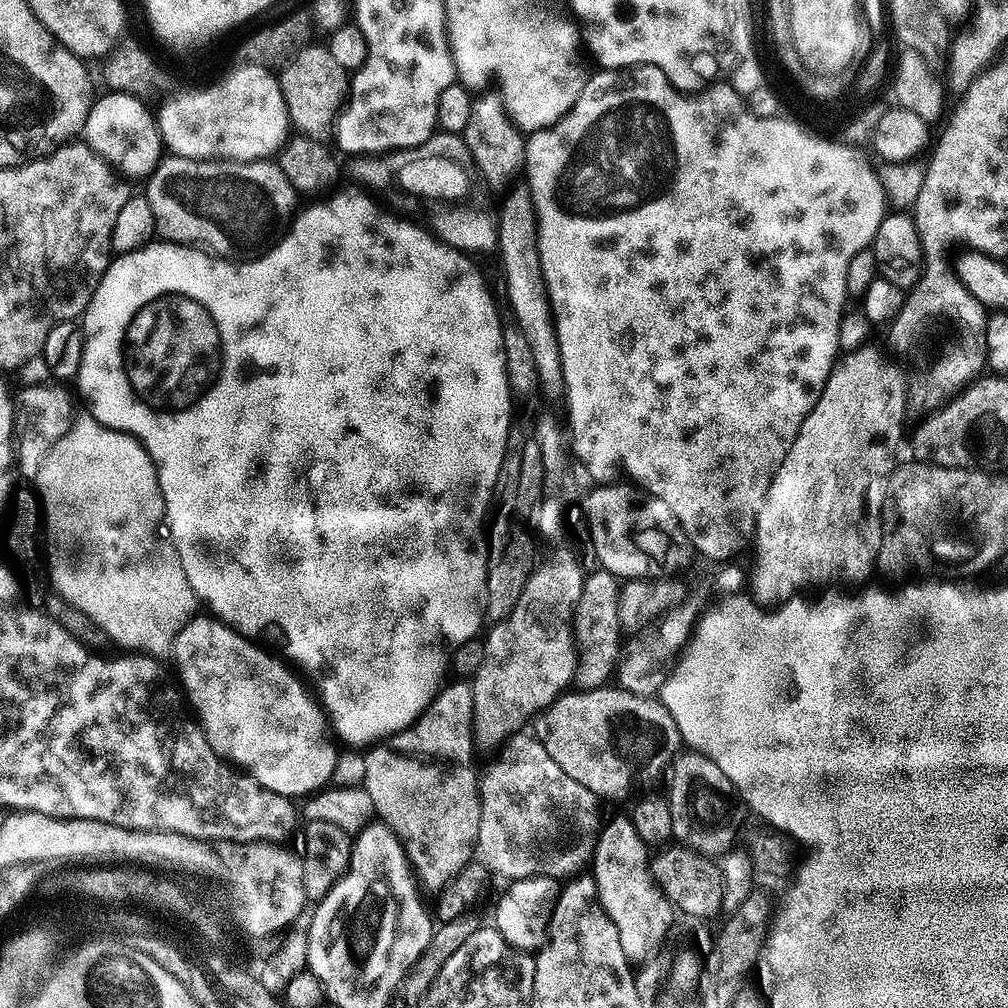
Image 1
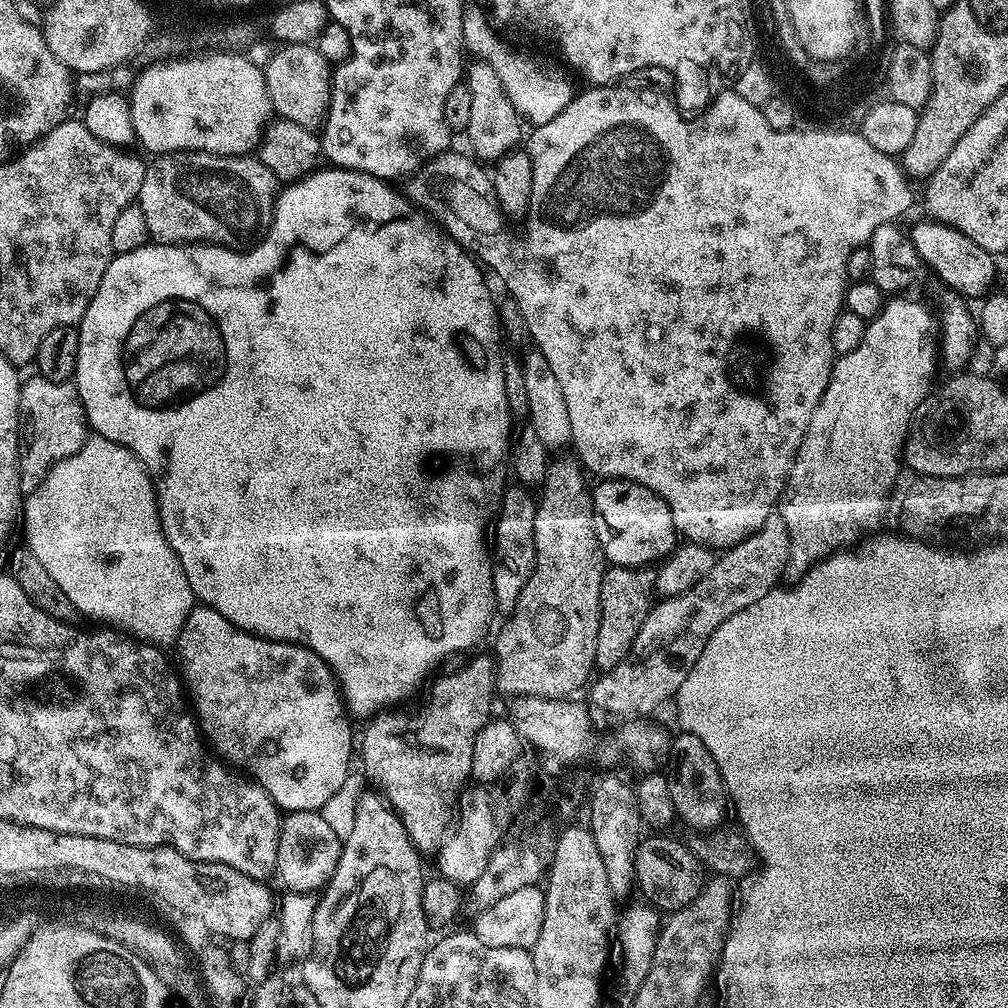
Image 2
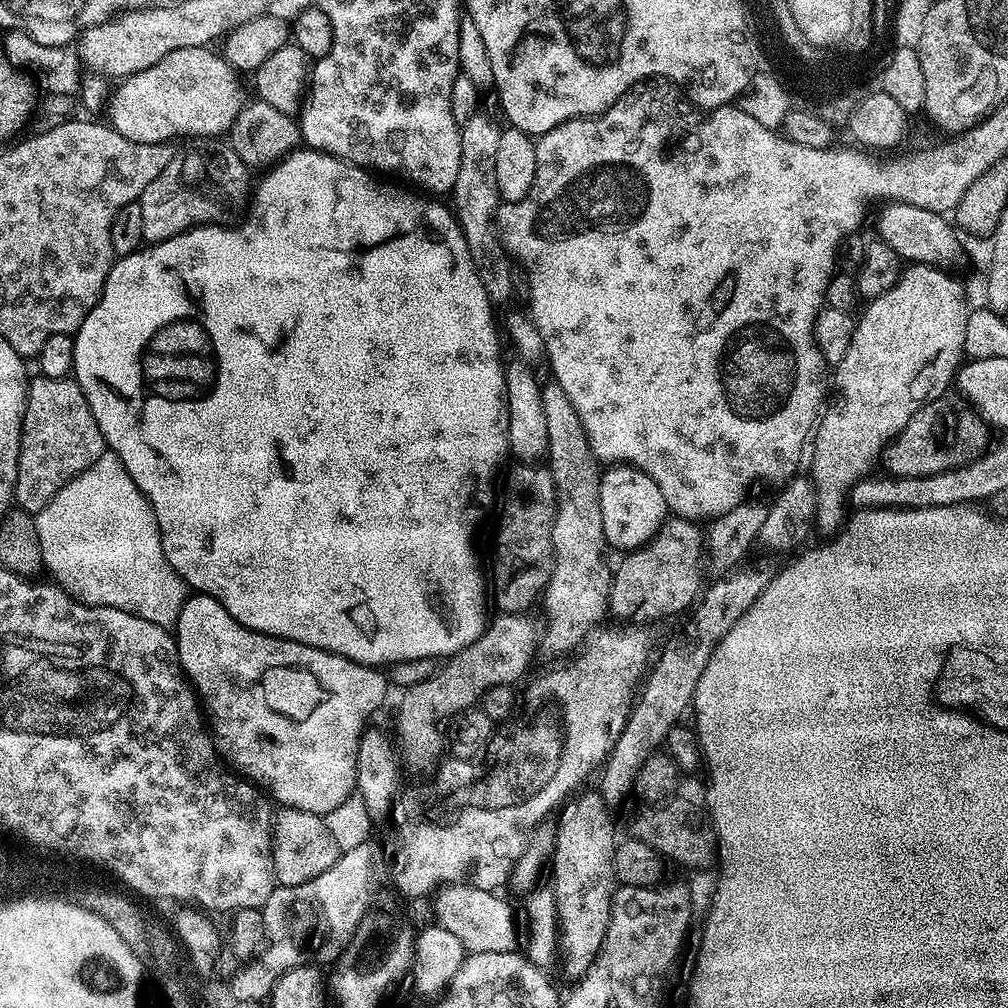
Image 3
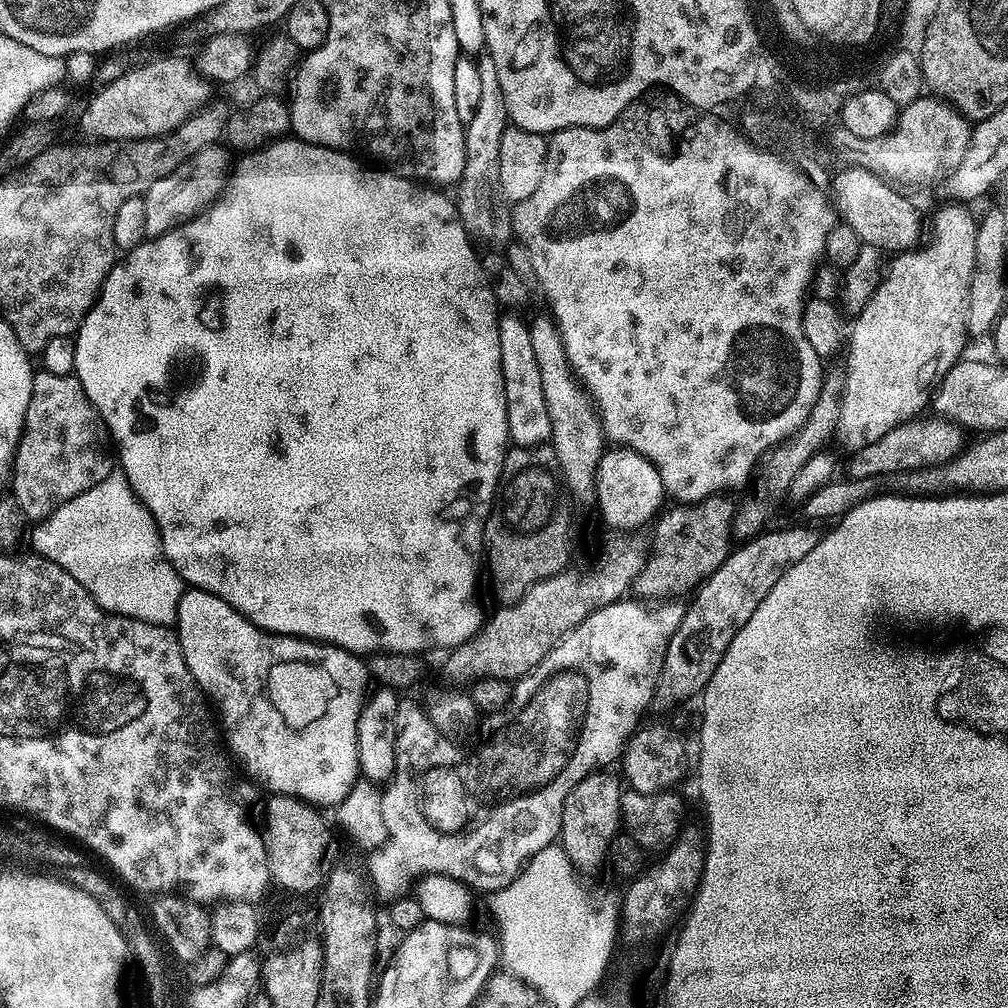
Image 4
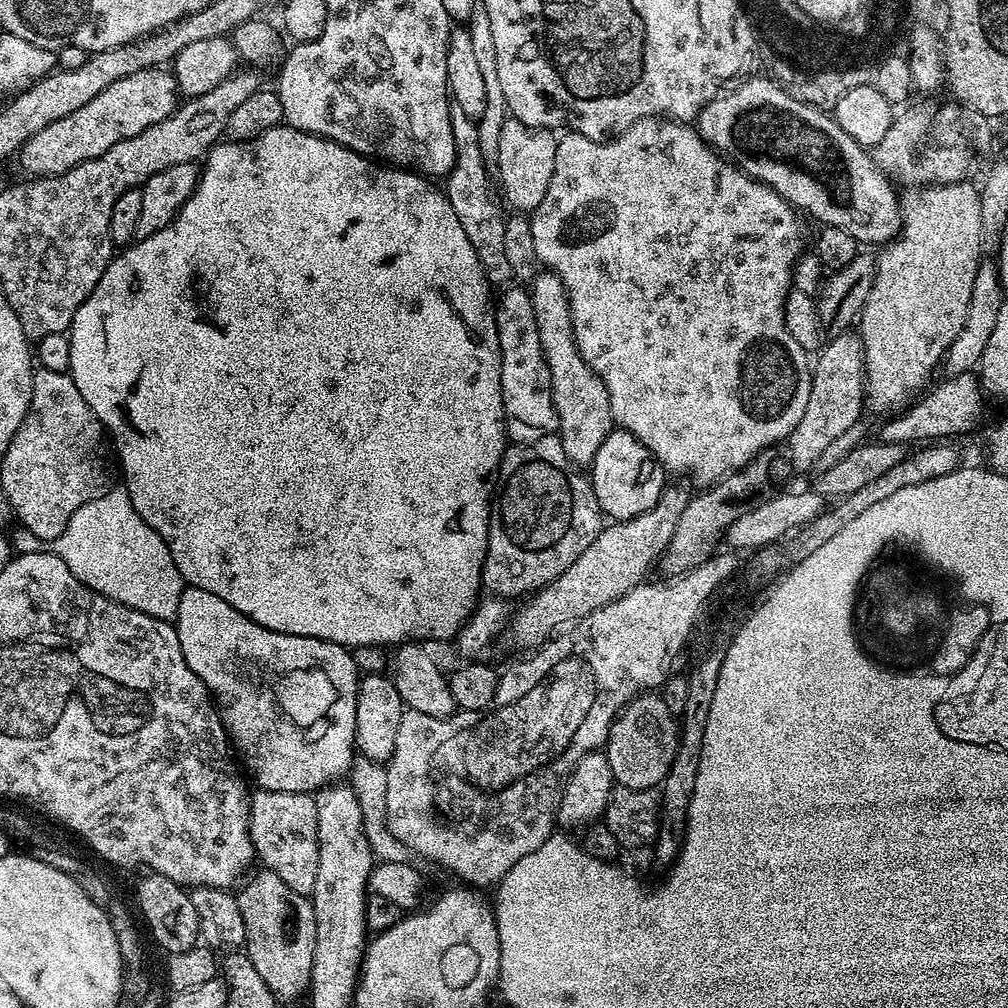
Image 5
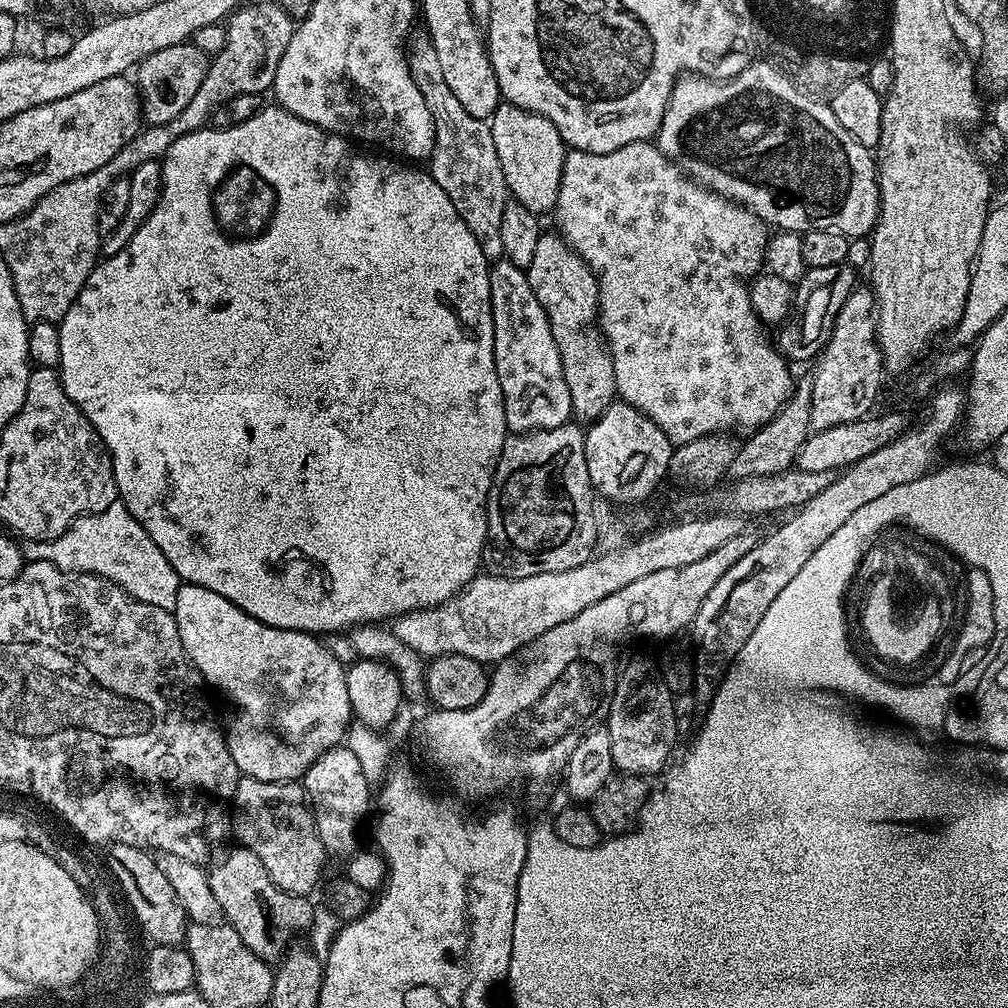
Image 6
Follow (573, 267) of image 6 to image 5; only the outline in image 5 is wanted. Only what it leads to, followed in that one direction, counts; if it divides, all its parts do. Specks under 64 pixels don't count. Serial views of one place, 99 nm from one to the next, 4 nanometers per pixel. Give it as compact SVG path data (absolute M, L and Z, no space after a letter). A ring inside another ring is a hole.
M547 270L537 271L530 281L530 295L534 306L534 322L538 322L538 338L542 342L542 354L550 370L552 397L558 414L558 435L562 450L566 450L569 465L591 465L598 446L614 431L610 410L610 394L598 378L598 374L584 361L576 345L568 295L560 279Z

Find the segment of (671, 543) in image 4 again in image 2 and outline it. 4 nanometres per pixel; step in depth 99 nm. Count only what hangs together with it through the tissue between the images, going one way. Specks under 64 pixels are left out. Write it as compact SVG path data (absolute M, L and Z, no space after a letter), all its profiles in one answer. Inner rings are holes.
M609 567L602 582L602 602L600 603L600 626L598 650L596 651L597 667L608 671L628 656L634 642L651 612L656 598L657 571L651 567L621 568Z

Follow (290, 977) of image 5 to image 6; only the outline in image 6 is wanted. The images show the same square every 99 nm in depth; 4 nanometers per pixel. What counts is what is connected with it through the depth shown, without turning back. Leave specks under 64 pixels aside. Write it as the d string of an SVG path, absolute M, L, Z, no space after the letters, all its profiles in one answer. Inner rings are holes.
M235 846L213 868L207 869L210 890L218 898L220 915L258 954L258 958L269 962L279 961L289 947L290 941L299 932L304 932L312 924L312 900L306 896L295 896L278 886L266 874L266 866L258 859L254 850Z

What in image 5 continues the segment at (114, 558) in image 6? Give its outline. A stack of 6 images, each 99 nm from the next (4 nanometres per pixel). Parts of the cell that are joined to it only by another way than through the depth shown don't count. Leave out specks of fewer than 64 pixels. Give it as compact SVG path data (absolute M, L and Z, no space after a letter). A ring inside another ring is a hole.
M113 486L106 494L78 506L62 534L54 542L54 551L62 562L87 588L93 588L98 594L118 602L122 606L130 606L135 612L150 614L159 620L175 621L178 614L178 602L185 590L185 582L166 542L152 527L134 510L127 491L123 487Z

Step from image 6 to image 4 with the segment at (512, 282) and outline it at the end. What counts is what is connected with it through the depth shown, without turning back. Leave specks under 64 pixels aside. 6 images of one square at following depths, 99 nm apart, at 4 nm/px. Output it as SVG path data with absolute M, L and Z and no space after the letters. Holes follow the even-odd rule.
M501 315L498 326L502 382L506 394L508 439L517 448L538 448L551 441L550 418L546 414L546 402L542 398L538 366L534 363L534 349L530 347L528 324L514 316L517 315Z

